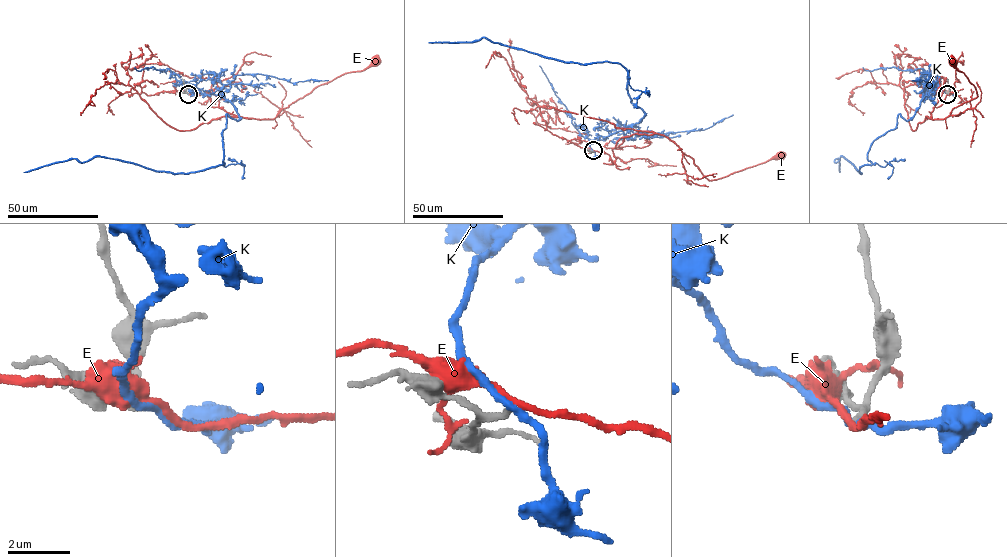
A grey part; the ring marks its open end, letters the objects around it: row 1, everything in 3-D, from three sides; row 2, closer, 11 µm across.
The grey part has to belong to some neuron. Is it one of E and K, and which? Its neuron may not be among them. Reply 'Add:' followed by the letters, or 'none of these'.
Add: none of these

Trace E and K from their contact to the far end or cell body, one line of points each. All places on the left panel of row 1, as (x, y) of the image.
E: (188, 94), (134, 88), (163, 121), (186, 130), (222, 116), (273, 119), (319, 85), (376, 63)
K: (188, 94), (190, 85), (226, 98), (240, 118), (226, 114), (222, 165), (174, 173), (95, 156), (23, 172)

